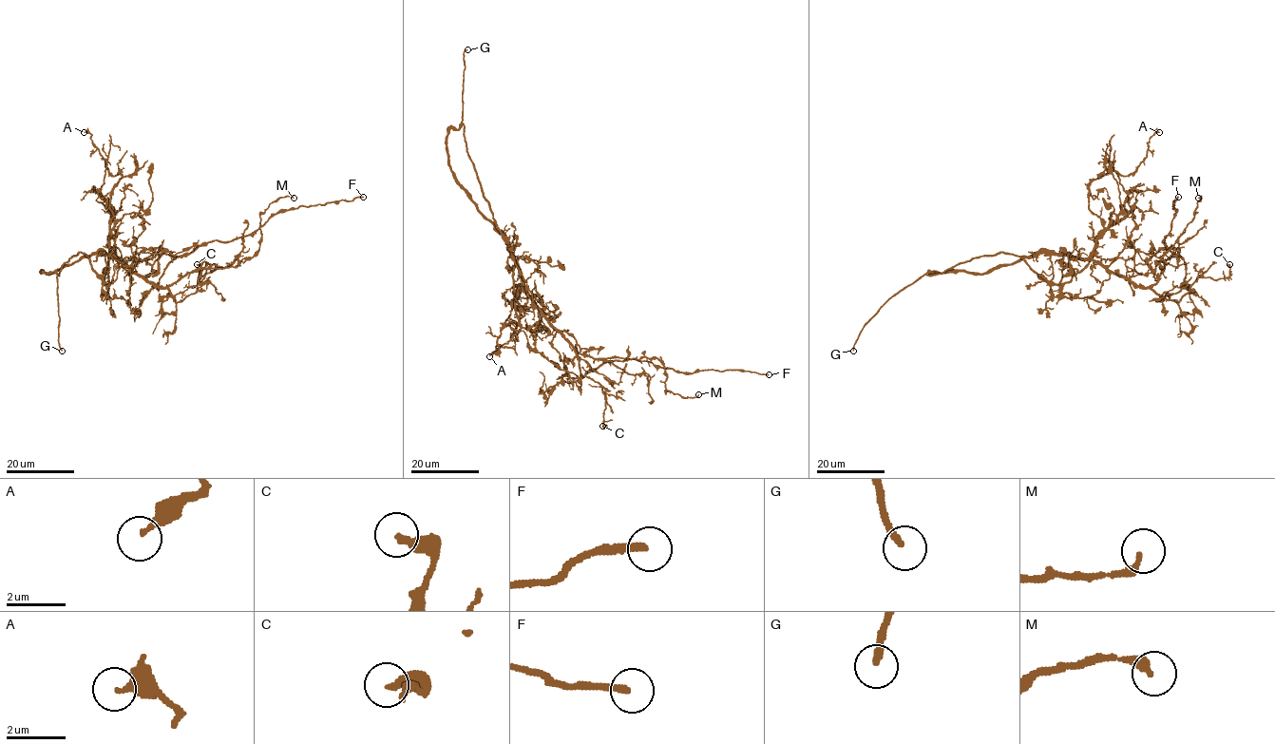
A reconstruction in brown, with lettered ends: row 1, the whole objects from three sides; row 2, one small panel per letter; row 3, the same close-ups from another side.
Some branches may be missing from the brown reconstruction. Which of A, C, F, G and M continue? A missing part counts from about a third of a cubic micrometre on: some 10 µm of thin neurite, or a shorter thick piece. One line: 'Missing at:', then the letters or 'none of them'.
Missing at: F, G

